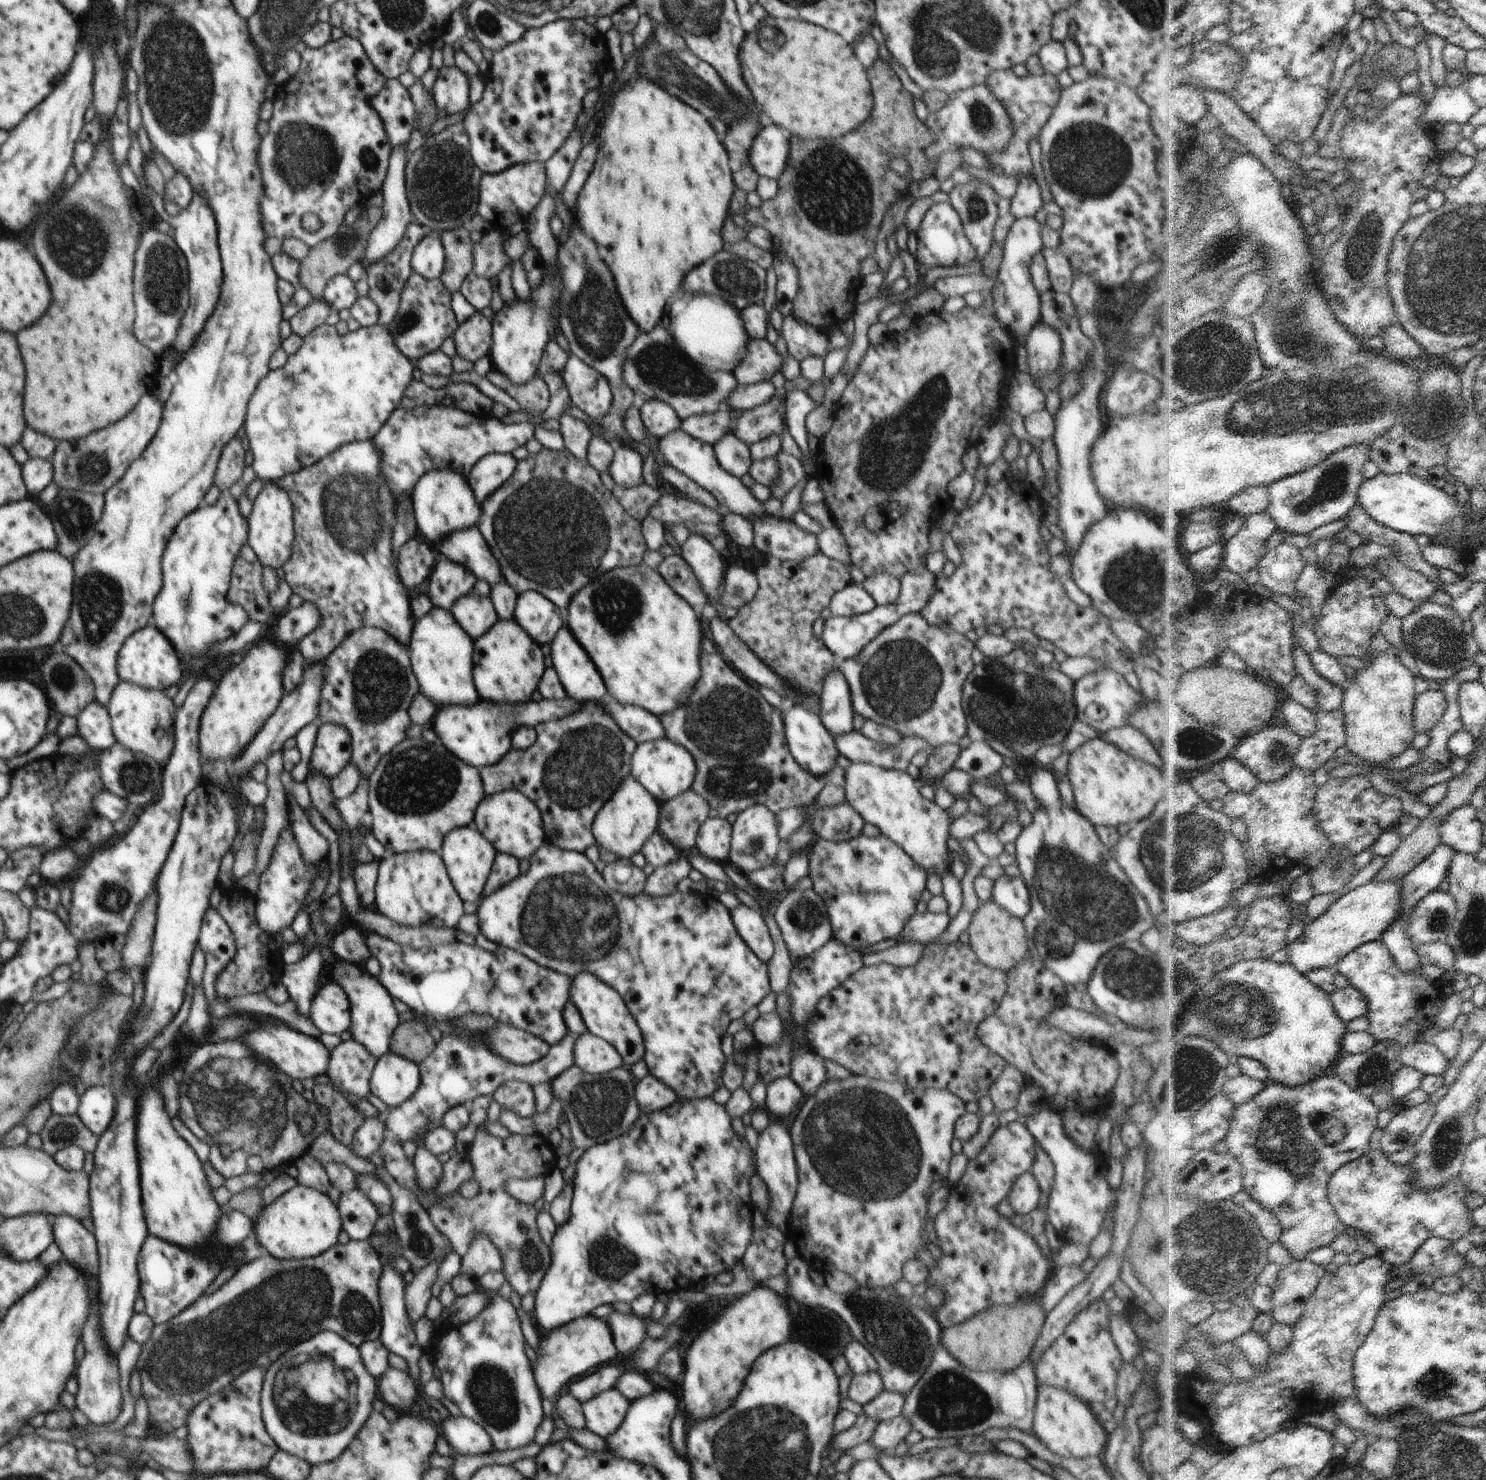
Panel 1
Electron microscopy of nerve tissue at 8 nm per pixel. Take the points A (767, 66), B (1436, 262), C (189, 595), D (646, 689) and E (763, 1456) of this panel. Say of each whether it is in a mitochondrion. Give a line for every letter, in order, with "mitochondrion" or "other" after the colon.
A: other
B: mitochondrion
C: mitochondrion
D: other
E: mitochondrion

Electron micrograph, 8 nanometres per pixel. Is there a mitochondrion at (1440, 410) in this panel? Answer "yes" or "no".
yes

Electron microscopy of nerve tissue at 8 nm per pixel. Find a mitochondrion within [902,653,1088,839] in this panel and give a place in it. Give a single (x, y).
(1054, 717)

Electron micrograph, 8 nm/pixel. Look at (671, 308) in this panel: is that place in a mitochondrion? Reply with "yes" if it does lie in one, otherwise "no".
no

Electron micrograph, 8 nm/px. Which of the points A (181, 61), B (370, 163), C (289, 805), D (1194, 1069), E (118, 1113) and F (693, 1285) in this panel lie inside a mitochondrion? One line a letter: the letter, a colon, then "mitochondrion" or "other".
A: mitochondrion
B: other
C: other
D: mitochondrion
E: other
F: other

